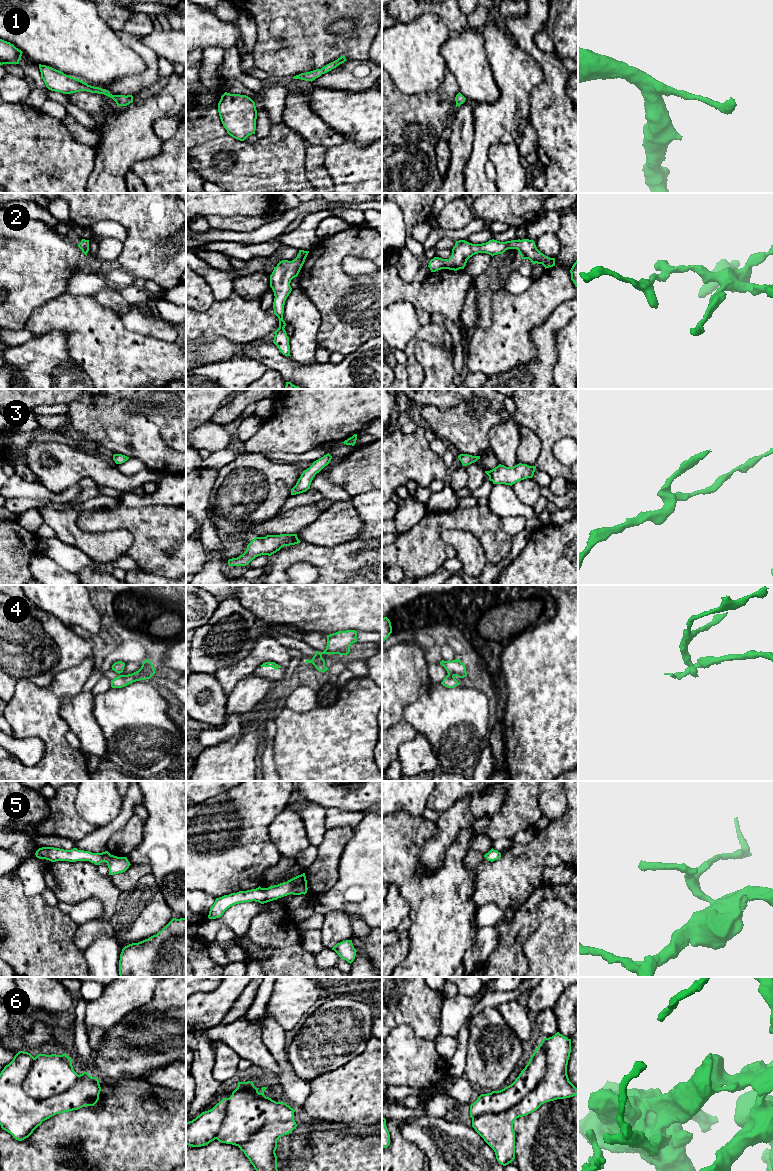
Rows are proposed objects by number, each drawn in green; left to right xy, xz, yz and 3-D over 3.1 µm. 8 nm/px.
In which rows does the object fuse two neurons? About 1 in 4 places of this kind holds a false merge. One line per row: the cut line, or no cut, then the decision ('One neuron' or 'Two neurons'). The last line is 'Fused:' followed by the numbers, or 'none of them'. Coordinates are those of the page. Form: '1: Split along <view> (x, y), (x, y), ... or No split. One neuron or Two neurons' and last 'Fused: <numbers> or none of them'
1: No split. One neuron
2: No split. One neuron
3: No split. One neuron
4: Split along yz (448, 673), (453, 676). Two neurons
5: No split. One neuron
6: No split. One neuron
Fused: 4

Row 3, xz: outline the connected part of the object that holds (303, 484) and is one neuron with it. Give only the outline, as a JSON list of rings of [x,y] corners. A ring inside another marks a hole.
[[[328,453],[314,461],[309,468],[303,471],[296,485],[291,489],[291,495],[300,494],[310,489],[311,482],[315,475],[327,466],[331,459],[332,456]]]

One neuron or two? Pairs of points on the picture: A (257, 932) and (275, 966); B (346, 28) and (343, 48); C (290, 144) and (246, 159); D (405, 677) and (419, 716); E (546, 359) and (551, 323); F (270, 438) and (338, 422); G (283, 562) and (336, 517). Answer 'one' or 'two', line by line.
A: one
B: two
C: one
D: two
E: one
F: one
G: two

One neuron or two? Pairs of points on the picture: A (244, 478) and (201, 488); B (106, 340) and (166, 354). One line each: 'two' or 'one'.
A: two
B: one

